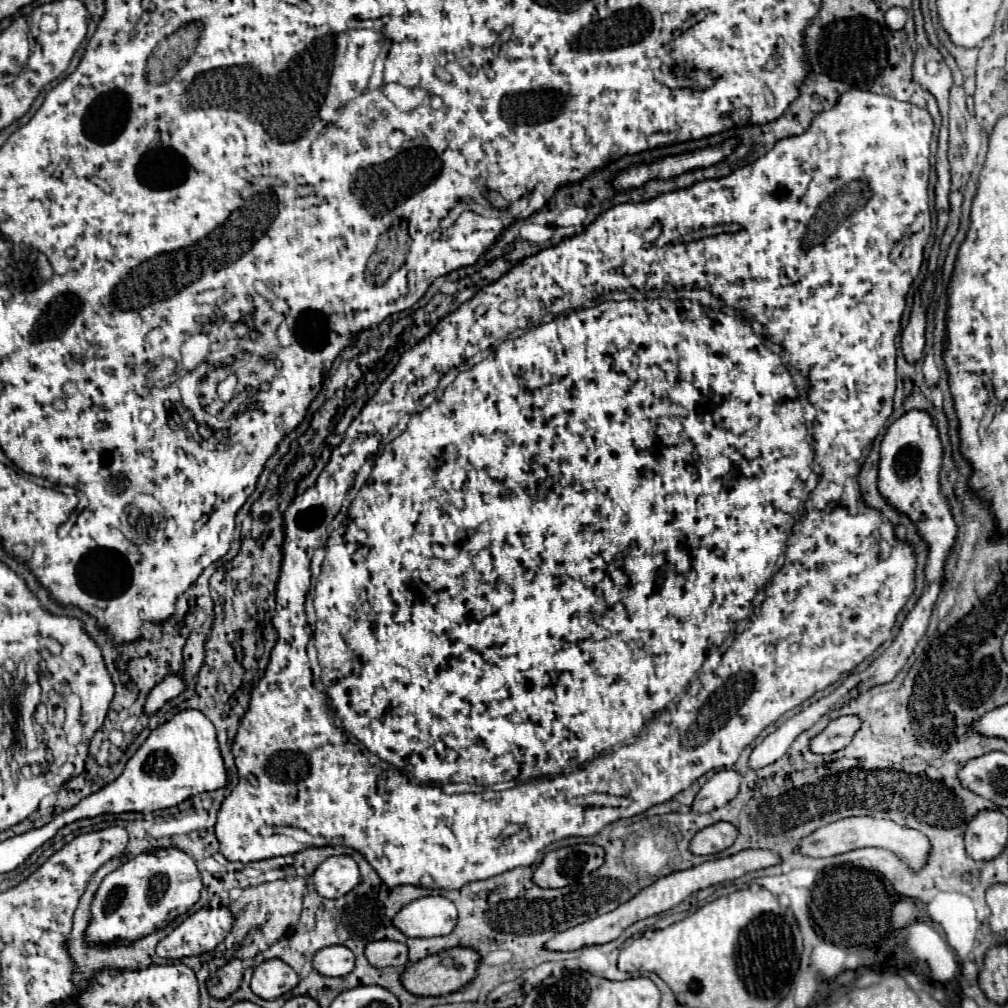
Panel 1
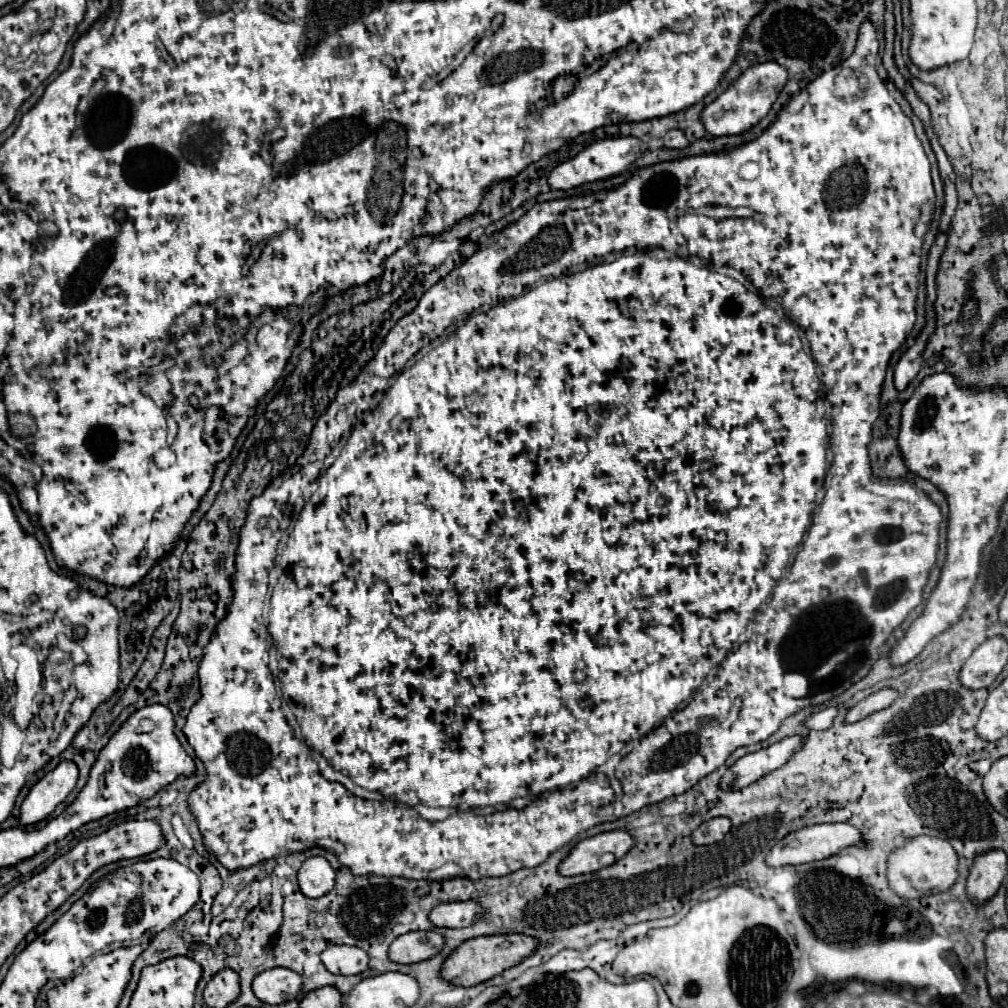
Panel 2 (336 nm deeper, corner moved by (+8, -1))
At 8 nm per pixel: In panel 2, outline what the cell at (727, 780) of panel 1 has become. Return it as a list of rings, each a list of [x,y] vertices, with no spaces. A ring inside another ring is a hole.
[[[788,736],[768,748],[742,756],[726,770],[720,786],[724,790],[740,790],[744,786],[754,784],[762,776],[784,766],[792,758],[792,754],[802,748],[802,744],[804,744],[802,736]]]

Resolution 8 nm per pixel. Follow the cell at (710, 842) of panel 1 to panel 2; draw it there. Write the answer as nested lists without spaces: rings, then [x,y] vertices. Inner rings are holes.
[[[712,818],[708,822],[702,822],[694,834],[692,834],[692,842],[698,846],[706,846],[706,844],[714,844],[720,842],[730,830],[730,820],[728,818]]]

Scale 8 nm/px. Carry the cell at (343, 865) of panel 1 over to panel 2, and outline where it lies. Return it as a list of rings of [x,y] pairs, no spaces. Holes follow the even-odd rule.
[[[312,856],[300,866],[298,884],[304,896],[320,898],[334,888],[334,870],[326,858]]]

